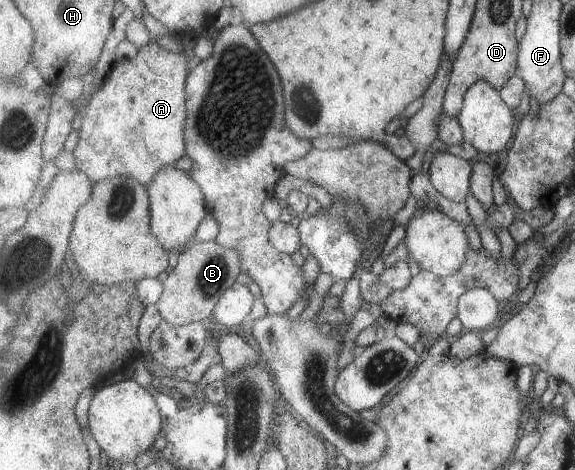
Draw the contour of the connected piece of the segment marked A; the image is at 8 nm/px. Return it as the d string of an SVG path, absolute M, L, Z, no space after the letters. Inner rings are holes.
M149 42L139 49L132 59L117 60L111 66L104 85L90 97L83 110L79 138L74 157L77 169L85 172L96 185L102 179L132 177L142 186L148 187L158 171L172 166L186 154L186 81L188 57L183 52L172 53L160 47L156 42Z

